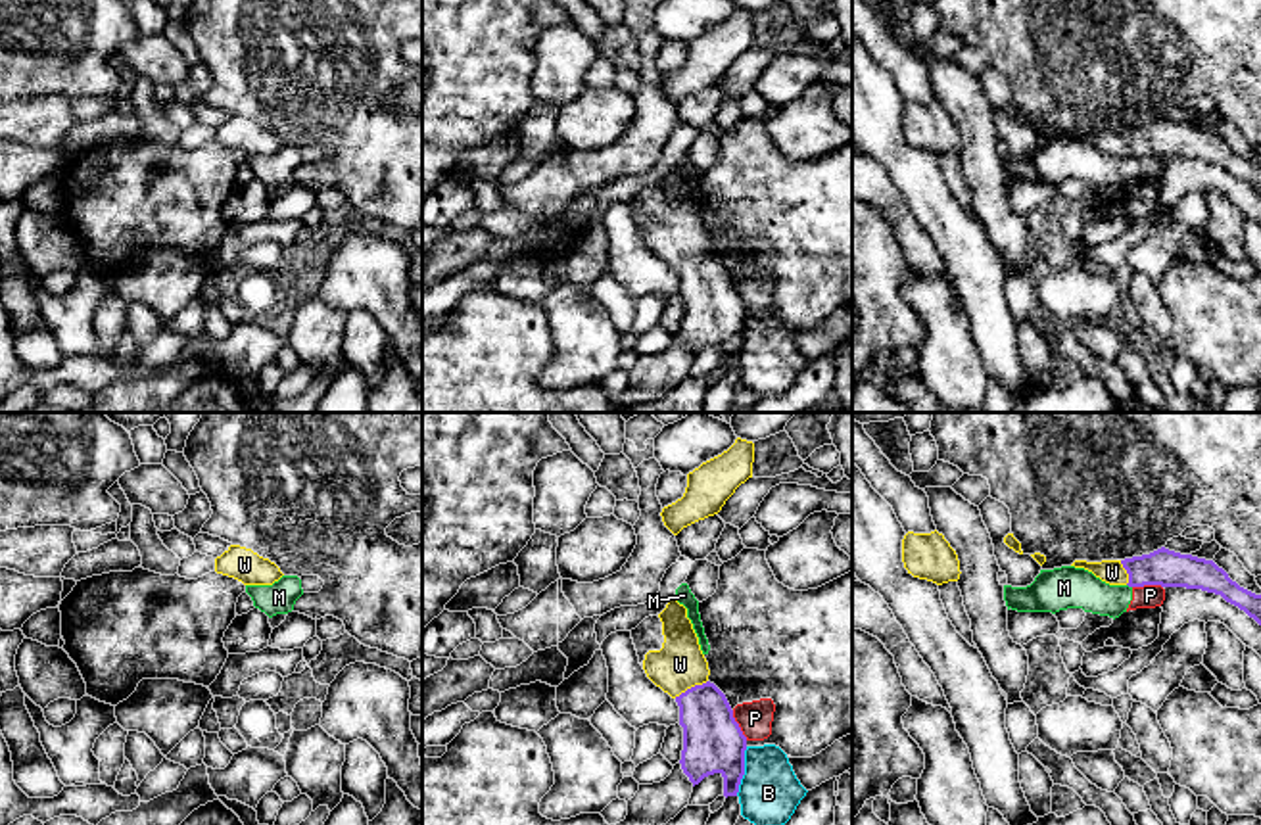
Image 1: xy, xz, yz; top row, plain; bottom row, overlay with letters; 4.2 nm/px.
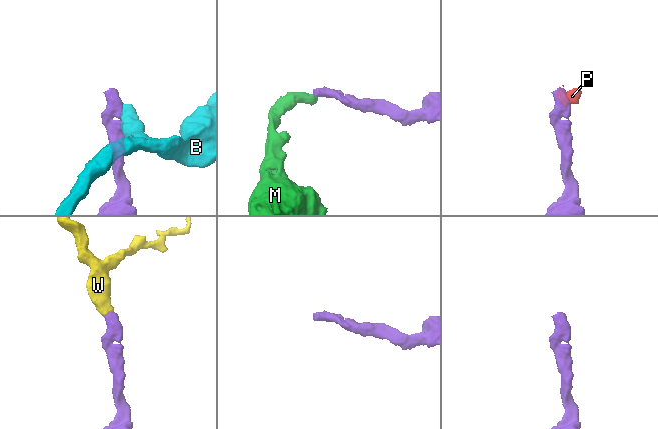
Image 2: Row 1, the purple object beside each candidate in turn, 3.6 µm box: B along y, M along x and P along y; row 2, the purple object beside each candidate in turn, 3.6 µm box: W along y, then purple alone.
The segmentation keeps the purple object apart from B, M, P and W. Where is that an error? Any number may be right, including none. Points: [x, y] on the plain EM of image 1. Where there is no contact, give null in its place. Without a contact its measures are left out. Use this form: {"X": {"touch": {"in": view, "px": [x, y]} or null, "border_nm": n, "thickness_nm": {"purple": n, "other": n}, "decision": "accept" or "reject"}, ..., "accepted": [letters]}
{"B": {"touch": {"in": "xz", "px": [743, 342]}, "border_nm": 220, "thickness_nm": {"purple": 260, "other": 260}, "decision": "reject"}, "M": {"touch": {"in": "yz", "px": [1129, 156]}, "border_nm": 30, "thickness_nm": {"purple": 160, "other": 180}, "decision": "reject"}, "P": {"touch": {"in": "xz", "px": [737, 296]}, "border_nm": 140, "thickness_nm": {"purple": 260, "other": 150}, "decision": "reject"}, "W": {"touch": {"in": "xz", "px": [691, 258]}, "border_nm": 160, "thickness_nm": {"purple": 260, "other": 220}, "decision": "accept"}, "accepted": ["W"]}

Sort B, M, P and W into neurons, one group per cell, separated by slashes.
B M P / W

